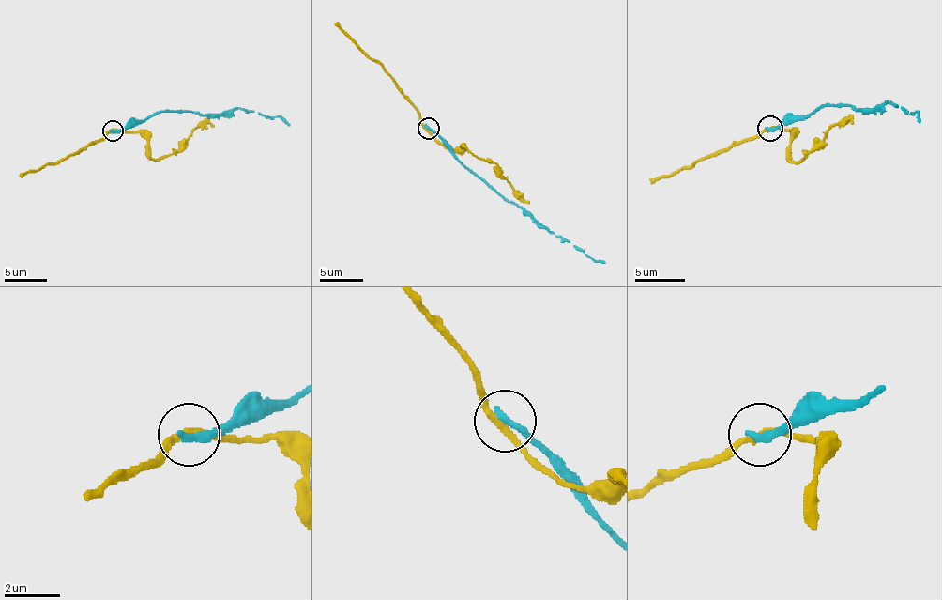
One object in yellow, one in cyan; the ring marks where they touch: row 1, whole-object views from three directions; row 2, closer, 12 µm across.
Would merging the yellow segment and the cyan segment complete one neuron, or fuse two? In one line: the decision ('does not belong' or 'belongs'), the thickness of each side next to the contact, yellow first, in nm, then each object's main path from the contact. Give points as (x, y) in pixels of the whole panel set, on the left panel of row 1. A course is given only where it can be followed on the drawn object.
does not belong; calibres 220 and 320 nm; course yellow (111, 130), (139, 132), (147, 141), (150, 156), (162, 158), (177, 153), (195, 128), (213, 126); course cyan (113, 130), (142, 124), (163, 111), (231, 113), (235, 109), (279, 117), (289, 126)

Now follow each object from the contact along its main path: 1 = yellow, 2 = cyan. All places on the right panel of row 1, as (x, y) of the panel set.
1: (769, 128), (794, 130), (791, 158), (800, 161), (834, 125), (854, 123)
2: (769, 128), (803, 120), (823, 105), (881, 108), (886, 102), (917, 113), (919, 123)

